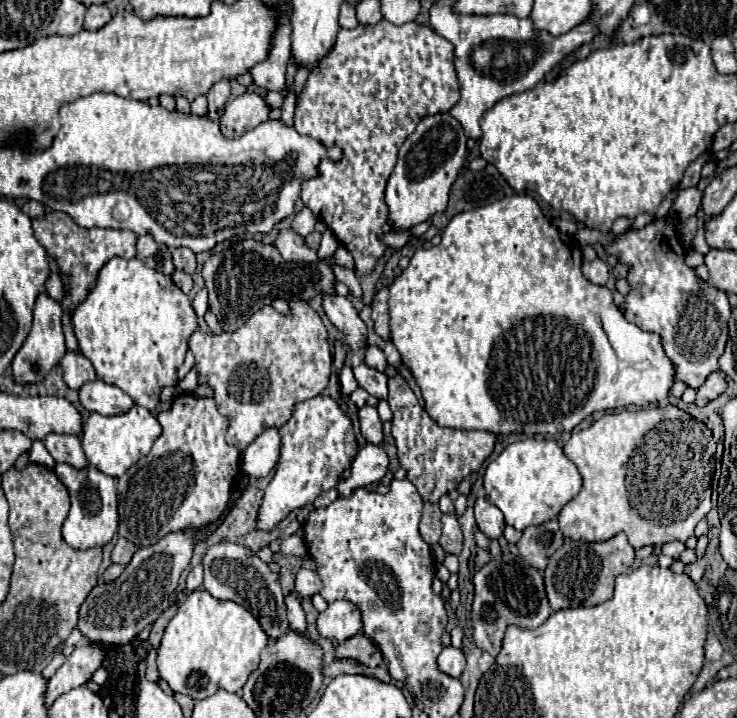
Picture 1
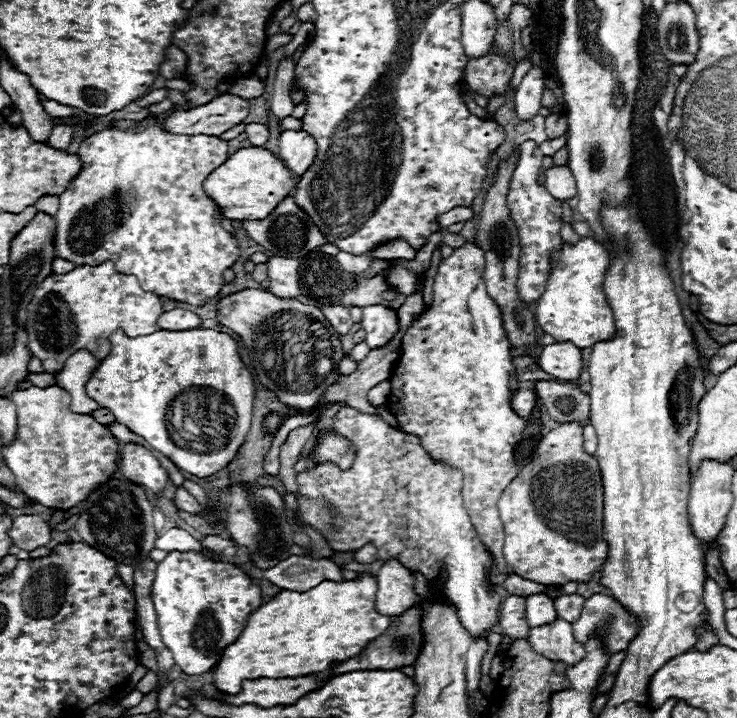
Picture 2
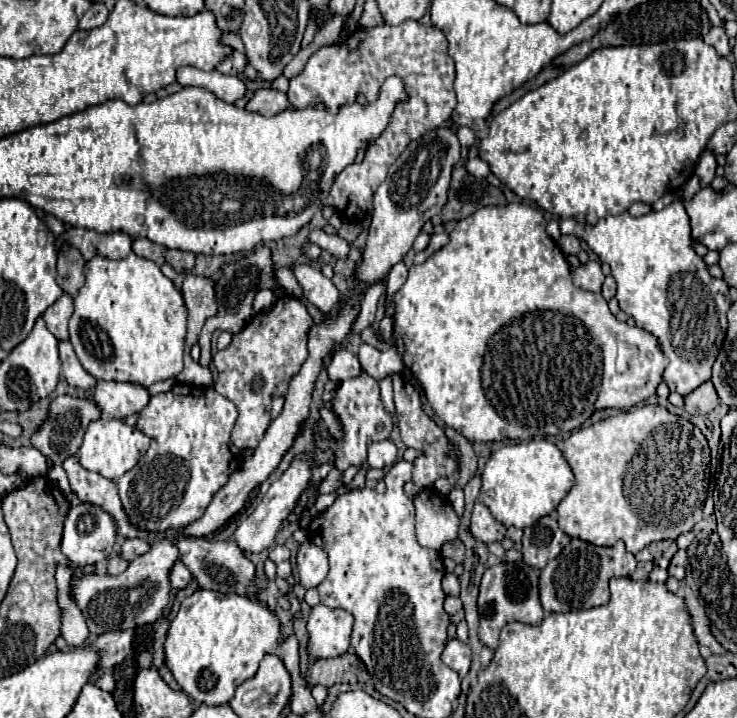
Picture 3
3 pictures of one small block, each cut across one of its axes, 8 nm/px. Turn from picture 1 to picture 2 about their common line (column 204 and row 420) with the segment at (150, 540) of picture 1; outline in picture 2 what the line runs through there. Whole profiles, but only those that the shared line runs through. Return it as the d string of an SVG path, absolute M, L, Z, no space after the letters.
M466 240L460 248L454 248L454 252L446 260L442 260L432 286L434 290L432 308L418 322L414 322L402 338L402 356L392 374L392 390L386 400L386 406L396 416L400 428L404 432L420 436L422 446L436 460L444 460L452 468L462 470L464 508L468 510L480 540L496 558L500 572L508 576L514 572L508 570L502 558L504 528L500 522L496 502L502 496L504 488L520 472L514 462L514 446L522 438L526 420L510 408L510 396L514 390L518 390L520 382L514 378L516 372L512 366L510 340L502 326L500 308L486 292L482 274L484 274L484 252L474 242Z

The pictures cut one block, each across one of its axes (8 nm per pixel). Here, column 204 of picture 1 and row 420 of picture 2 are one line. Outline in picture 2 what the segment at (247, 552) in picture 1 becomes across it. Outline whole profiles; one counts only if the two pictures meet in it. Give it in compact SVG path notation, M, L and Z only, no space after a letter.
M538 380L534 388L552 420L560 424L564 422L580 422L580 426L588 424L590 398L576 384Z

